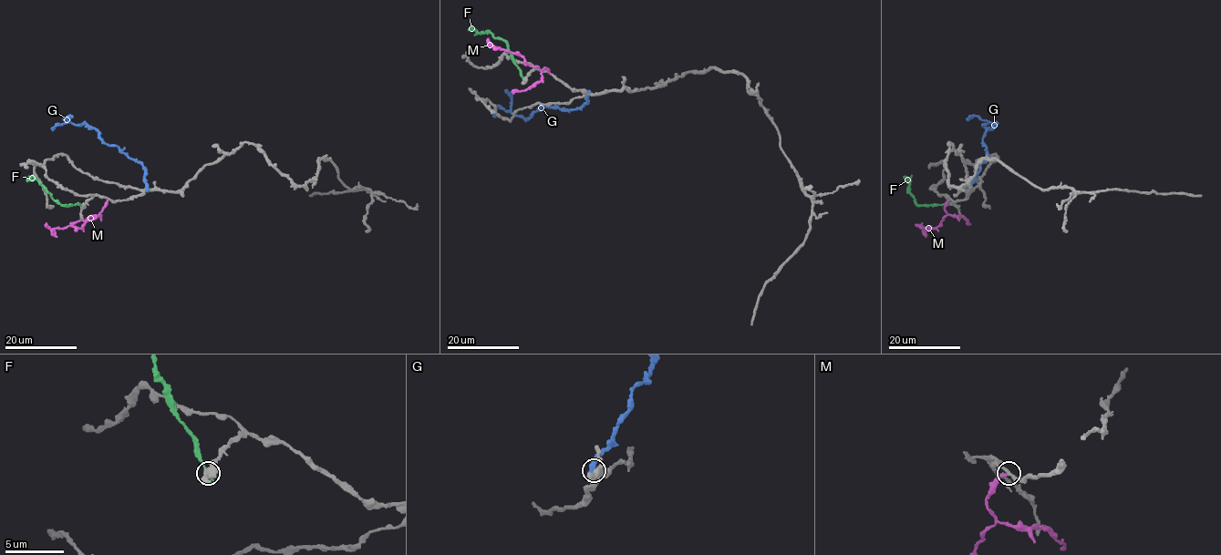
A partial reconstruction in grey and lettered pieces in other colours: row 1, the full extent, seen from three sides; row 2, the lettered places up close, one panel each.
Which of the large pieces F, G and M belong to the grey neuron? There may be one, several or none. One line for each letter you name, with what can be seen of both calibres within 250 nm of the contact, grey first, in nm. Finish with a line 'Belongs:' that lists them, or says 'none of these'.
Belongs: none of these

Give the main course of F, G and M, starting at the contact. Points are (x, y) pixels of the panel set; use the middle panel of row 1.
F: (524, 80), (508, 46), (490, 33), (480, 33), (471, 26)
G: (588, 92), (586, 103), (568, 109), (543, 105), (527, 118), (497, 106), (493, 117)
M: (550, 74), (545, 67), (541, 70), (530, 66), (522, 56), (500, 49), (488, 38)

